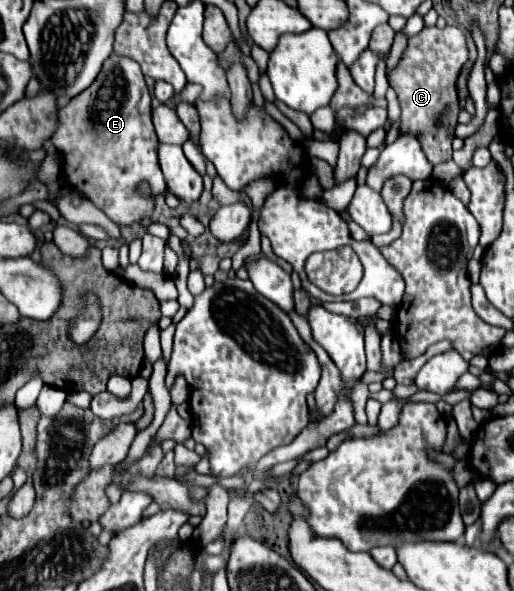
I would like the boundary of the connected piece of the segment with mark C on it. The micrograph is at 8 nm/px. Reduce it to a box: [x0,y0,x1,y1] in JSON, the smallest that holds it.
[390,26,468,166]

